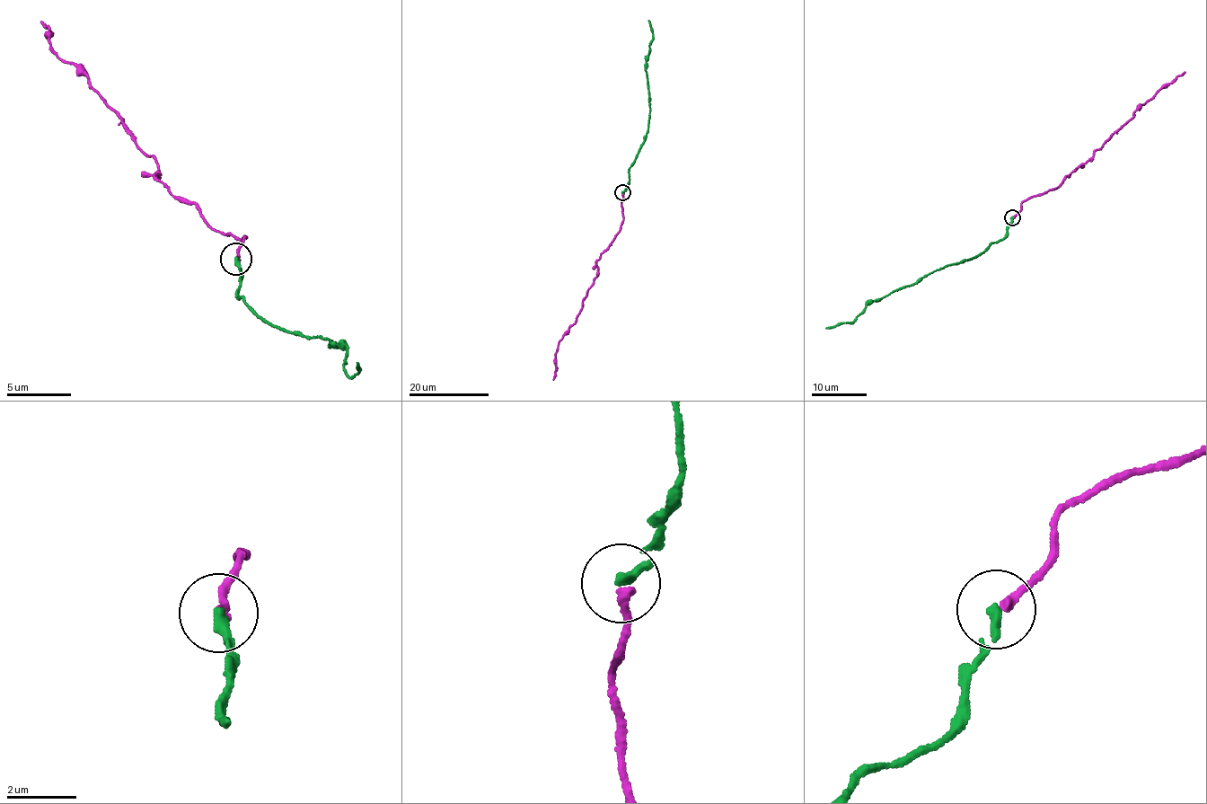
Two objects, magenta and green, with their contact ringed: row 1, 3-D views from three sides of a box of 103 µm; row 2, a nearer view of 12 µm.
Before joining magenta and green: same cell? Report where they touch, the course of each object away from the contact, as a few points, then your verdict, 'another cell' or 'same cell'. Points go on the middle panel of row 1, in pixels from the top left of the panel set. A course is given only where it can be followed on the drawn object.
at (622, 192); magenta runs (622, 192), (623, 219), (620, 232), (596, 262), (596, 276), (586, 292), (574, 323), (559, 340), (552, 379); green runs (622, 192), (629, 182), (630, 166), (648, 128), (650, 111), (646, 68), (653, 39), (648, 20); same cell

